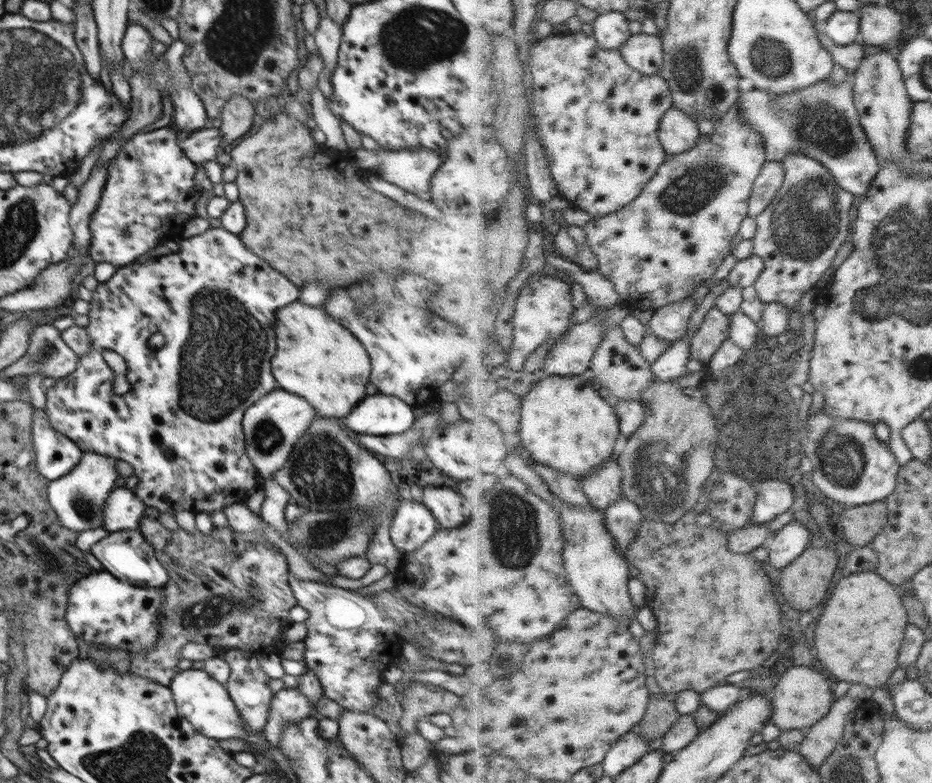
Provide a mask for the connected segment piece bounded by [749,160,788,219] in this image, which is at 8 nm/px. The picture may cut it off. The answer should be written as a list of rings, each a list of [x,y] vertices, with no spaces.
[[[769,160],[764,166],[762,174],[755,182],[751,196],[751,210],[749,216],[757,219],[774,202],[776,195],[784,186],[788,170],[783,162]]]

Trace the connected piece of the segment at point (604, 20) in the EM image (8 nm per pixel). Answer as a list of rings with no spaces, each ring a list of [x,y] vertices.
[[[623,12],[599,15],[593,24],[594,34],[604,49],[621,49],[634,34],[631,20]]]

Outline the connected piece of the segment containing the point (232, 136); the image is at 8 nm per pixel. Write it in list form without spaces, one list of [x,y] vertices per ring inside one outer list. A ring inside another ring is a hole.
[[[238,94],[227,100],[222,107],[219,121],[216,122],[224,138],[223,145],[244,136],[254,126],[254,121],[257,118],[254,105],[255,102],[250,102],[248,98]]]

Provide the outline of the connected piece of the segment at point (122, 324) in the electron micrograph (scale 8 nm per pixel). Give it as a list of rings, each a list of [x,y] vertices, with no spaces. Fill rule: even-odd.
[[[221,226],[210,228],[198,235],[182,238],[179,241],[179,251],[176,253],[151,257],[144,262],[134,261],[127,266],[117,268],[110,280],[99,283],[96,292],[92,292],[92,301],[89,303],[90,311],[88,311],[90,325],[85,328],[90,342],[92,342],[90,351],[80,356],[78,367],[74,369],[74,372],[64,378],[57,379],[54,386],[45,391],[46,416],[50,420],[50,426],[73,440],[83,451],[98,452],[98,454],[128,462],[134,468],[134,475],[138,479],[138,485],[134,489],[135,495],[142,500],[146,507],[156,508],[159,514],[164,514],[164,512],[175,514],[175,512],[188,510],[195,515],[200,512],[211,515],[212,512],[223,511],[224,507],[245,502],[250,494],[254,494],[256,489],[262,487],[263,478],[245,451],[243,414],[250,405],[255,404],[268,392],[280,390],[271,371],[271,358],[276,354],[277,345],[275,337],[276,311],[284,305],[296,302],[300,295],[299,290],[286,276],[271,268],[263,258],[248,251],[239,235],[228,232]],[[156,332],[160,332],[166,342],[162,348],[152,350],[148,346],[148,338]],[[104,349],[114,350],[124,358],[127,365],[127,380],[132,385],[132,389],[127,394],[118,396],[114,393],[114,371],[102,357]]]

